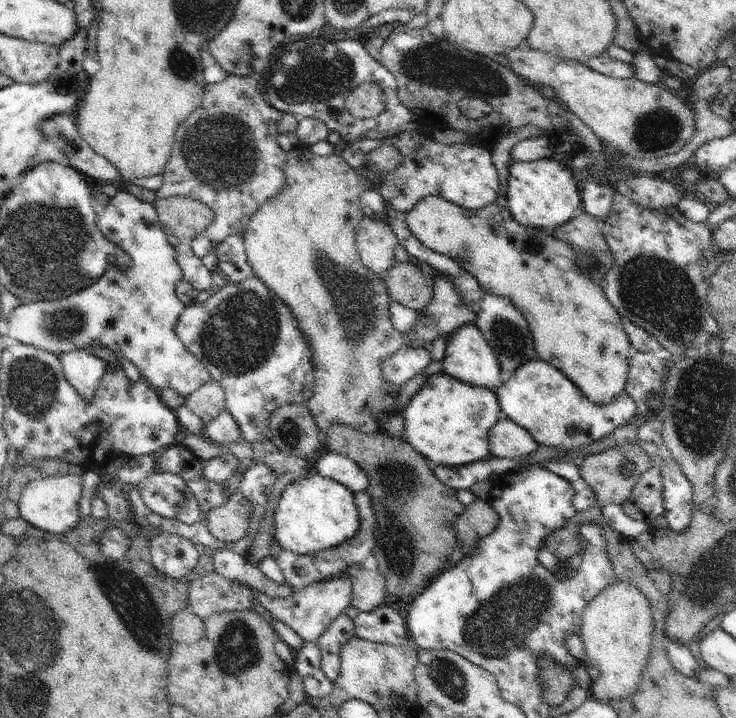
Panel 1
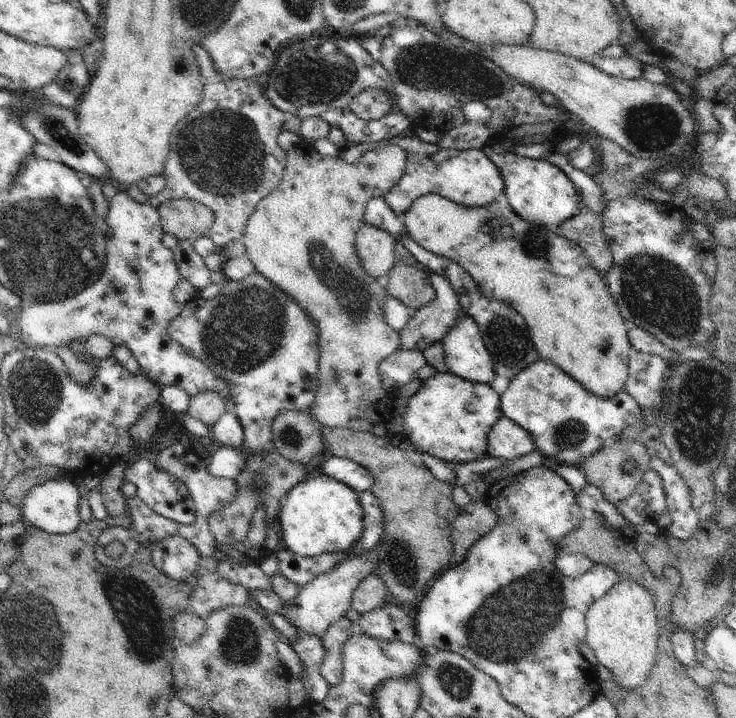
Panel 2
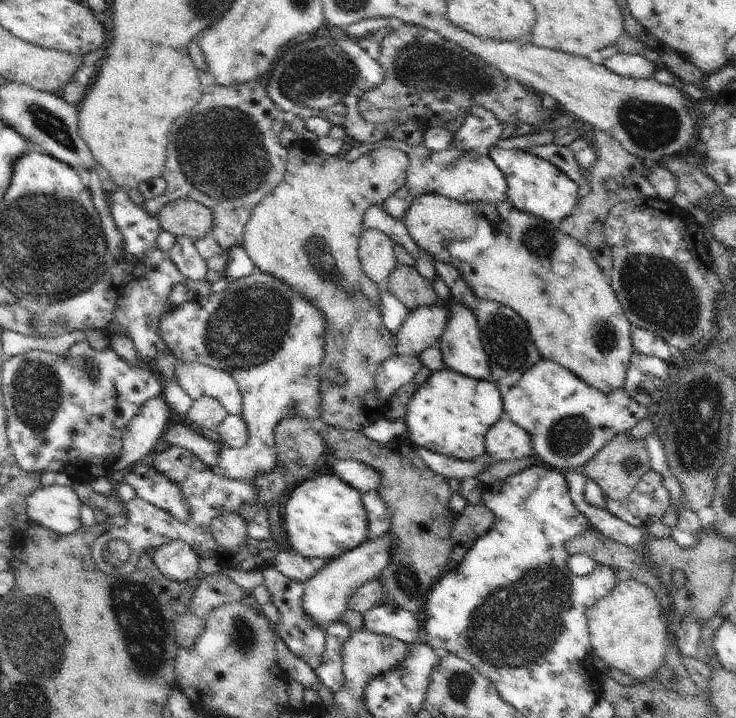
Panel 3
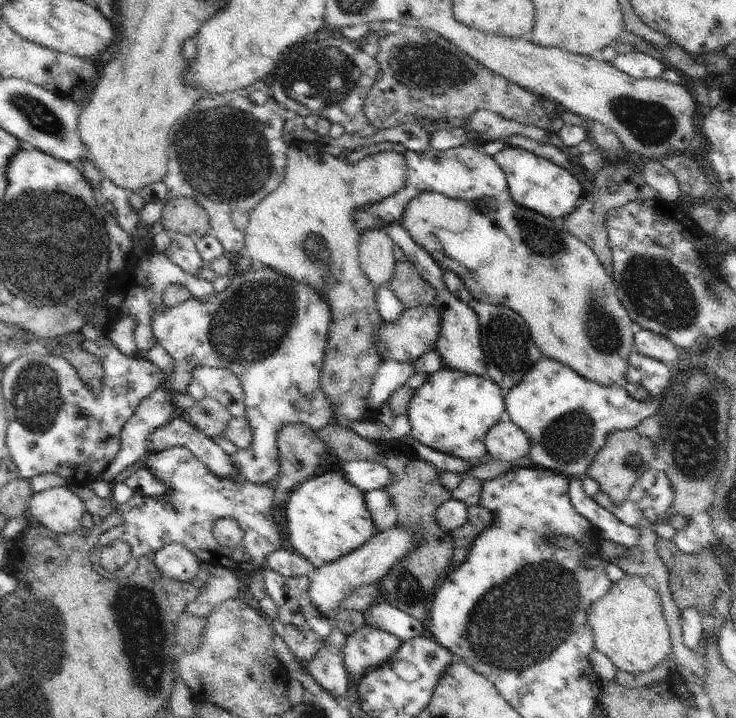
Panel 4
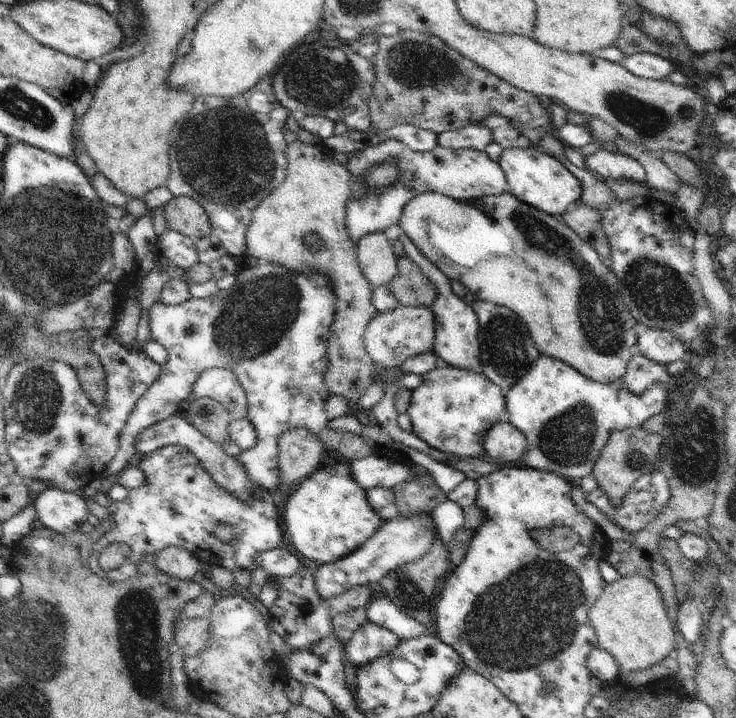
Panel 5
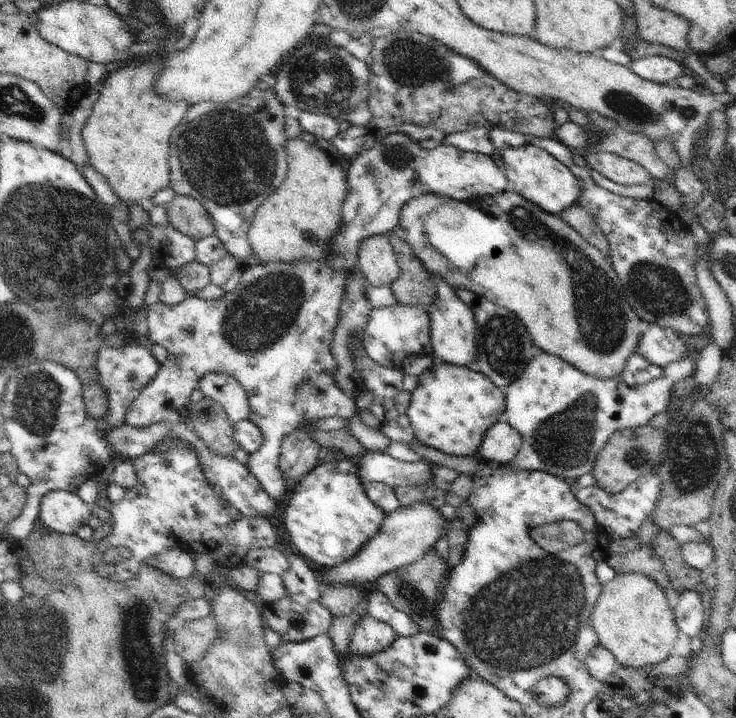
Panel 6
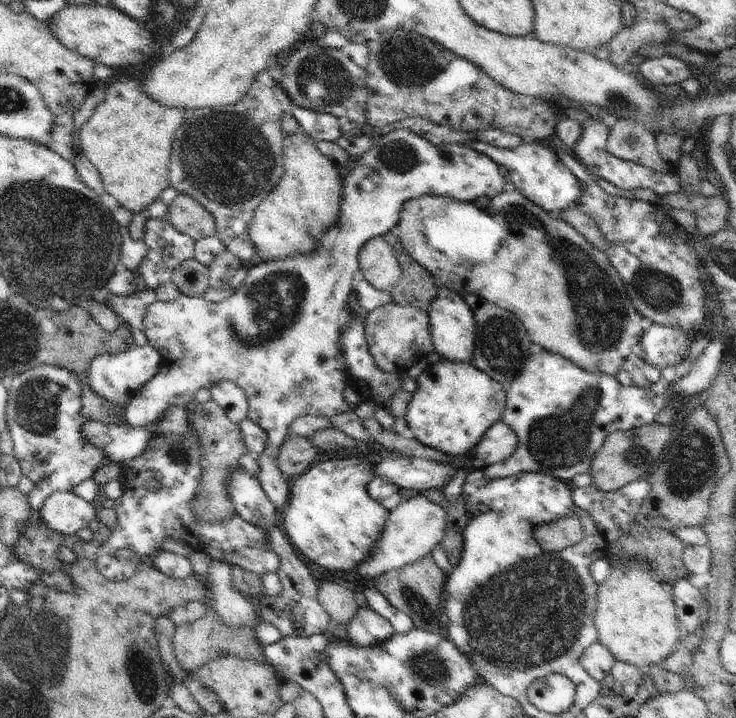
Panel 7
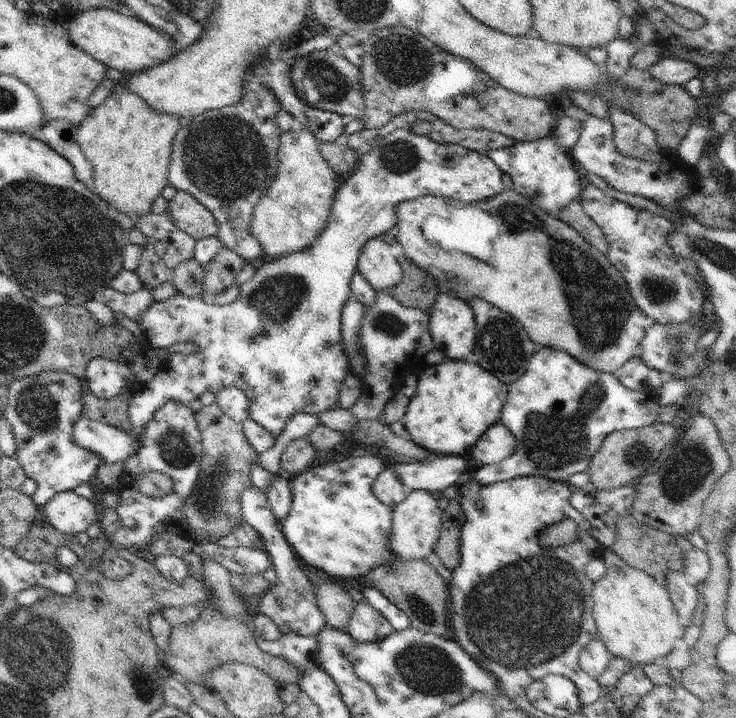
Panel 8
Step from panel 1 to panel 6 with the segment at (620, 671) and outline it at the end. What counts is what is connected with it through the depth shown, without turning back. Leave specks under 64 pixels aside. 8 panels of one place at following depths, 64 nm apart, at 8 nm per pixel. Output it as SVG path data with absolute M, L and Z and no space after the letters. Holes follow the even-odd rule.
M641 572L615 574L603 585L591 614L591 623L599 643L616 657L620 666L635 669L656 666L672 654L680 629L668 597L655 580Z

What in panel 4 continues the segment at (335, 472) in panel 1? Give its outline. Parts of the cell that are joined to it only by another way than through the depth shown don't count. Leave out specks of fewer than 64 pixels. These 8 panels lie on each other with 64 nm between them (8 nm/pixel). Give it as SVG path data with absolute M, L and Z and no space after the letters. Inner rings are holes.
M347 461L341 465L346 478L364 493L374 489L384 489L394 479L392 471L378 461Z

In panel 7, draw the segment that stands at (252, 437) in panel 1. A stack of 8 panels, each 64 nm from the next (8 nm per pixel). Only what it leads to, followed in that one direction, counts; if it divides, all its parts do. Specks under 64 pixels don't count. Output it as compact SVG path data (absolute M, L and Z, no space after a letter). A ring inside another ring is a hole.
M398 129L389 132L385 137L382 137L378 141L378 144L374 146L374 148L371 148L367 153L364 153L364 156L357 159L354 168L345 172L343 177L344 191L341 192L339 213L335 225L330 227L323 234L323 237L320 239L320 242L317 244L317 249L314 252L307 255L294 255L290 258L285 258L284 260L268 261L266 263L262 262L259 265L252 265L243 282L235 289L235 294L221 303L207 301L203 297L187 297L185 294L180 294L178 295L178 298L175 298L170 302L156 300L148 307L143 318L143 331L147 336L147 343L152 348L158 350L160 348L166 348L168 354L166 357L163 357L157 373L146 382L146 384L143 384L137 394L129 400L129 403L125 408L125 419L127 424L131 427L150 426L155 422L158 416L163 415L163 412L166 409L169 409L170 405L186 407L190 402L194 401L194 396L196 396L196 392L198 392L200 388L217 385L220 381L235 382L245 390L249 402L247 418L253 420L258 426L261 426L262 430L265 430L267 434L267 446L264 449L264 452L258 456L258 462L261 468L258 482L264 489L266 496L271 500L271 503L274 504L276 510L286 508L286 505L289 503L291 490L288 488L286 476L283 475L282 471L278 468L276 458L279 456L279 450L286 439L290 424L299 416L314 415L330 418L335 414L340 414L351 409L346 403L344 394L342 393L347 382L349 382L349 374L347 373L348 368L345 354L341 351L341 344L339 341L341 340L343 315L346 311L347 303L349 302L350 297L355 294L351 282L353 281L355 272L359 270L359 250L363 247L363 244L366 244L370 239L382 237L387 232L396 232L402 204L407 200L426 195L446 195L462 202L473 203L474 200L478 200L478 198L494 198L495 196L498 196L498 194L508 188L508 184L506 183L505 178L500 175L498 167L499 164L496 164L488 155L475 151L466 145L446 143L440 146L434 146L429 140L426 140L426 138L421 137L416 133L410 132L410 130Z

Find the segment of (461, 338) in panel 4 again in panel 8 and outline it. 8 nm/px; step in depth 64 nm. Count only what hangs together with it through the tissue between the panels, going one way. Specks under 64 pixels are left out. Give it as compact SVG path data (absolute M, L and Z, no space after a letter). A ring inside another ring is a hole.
M440 293L428 312L429 330L435 349L441 351L449 361L465 360L476 348L476 322L472 308L460 298Z

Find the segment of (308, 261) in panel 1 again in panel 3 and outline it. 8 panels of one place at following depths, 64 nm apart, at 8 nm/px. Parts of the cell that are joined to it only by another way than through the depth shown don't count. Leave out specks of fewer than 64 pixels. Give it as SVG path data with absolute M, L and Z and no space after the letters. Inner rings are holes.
M298 141L287 150L287 159L282 182L252 209L243 230L243 249L258 269L302 292L305 299L324 311L325 353L319 366L321 420L336 428L358 431L387 415L389 403L376 398L375 376L379 364L393 354L395 347L394 335L384 326L381 317L381 290L366 276L357 255L359 238L364 229L364 213L404 186L409 156L404 150L382 147L348 162L342 156L328 156L313 142Z

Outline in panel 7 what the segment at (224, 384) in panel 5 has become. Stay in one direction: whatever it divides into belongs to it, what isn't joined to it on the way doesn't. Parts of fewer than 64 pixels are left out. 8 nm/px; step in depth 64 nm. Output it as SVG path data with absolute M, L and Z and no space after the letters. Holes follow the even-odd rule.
M220 381L217 385L211 385L207 387L211 392L212 399L214 399L220 408L225 410L225 413L235 423L240 424L242 420L247 418L249 411L249 402L245 393L245 390L232 381Z

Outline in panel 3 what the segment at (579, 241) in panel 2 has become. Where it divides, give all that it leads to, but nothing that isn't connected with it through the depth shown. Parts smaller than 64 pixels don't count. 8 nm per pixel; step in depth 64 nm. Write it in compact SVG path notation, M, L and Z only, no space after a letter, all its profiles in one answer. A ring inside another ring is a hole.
M594 127L593 147L599 159L588 177L590 193L579 199L574 212L557 224L557 228L564 234L579 240L592 253L596 264L609 274L613 269L613 256L604 232L604 221L610 209L621 202L658 200L656 189L648 180L648 163L630 154L624 147L617 144L617 140L607 132Z

